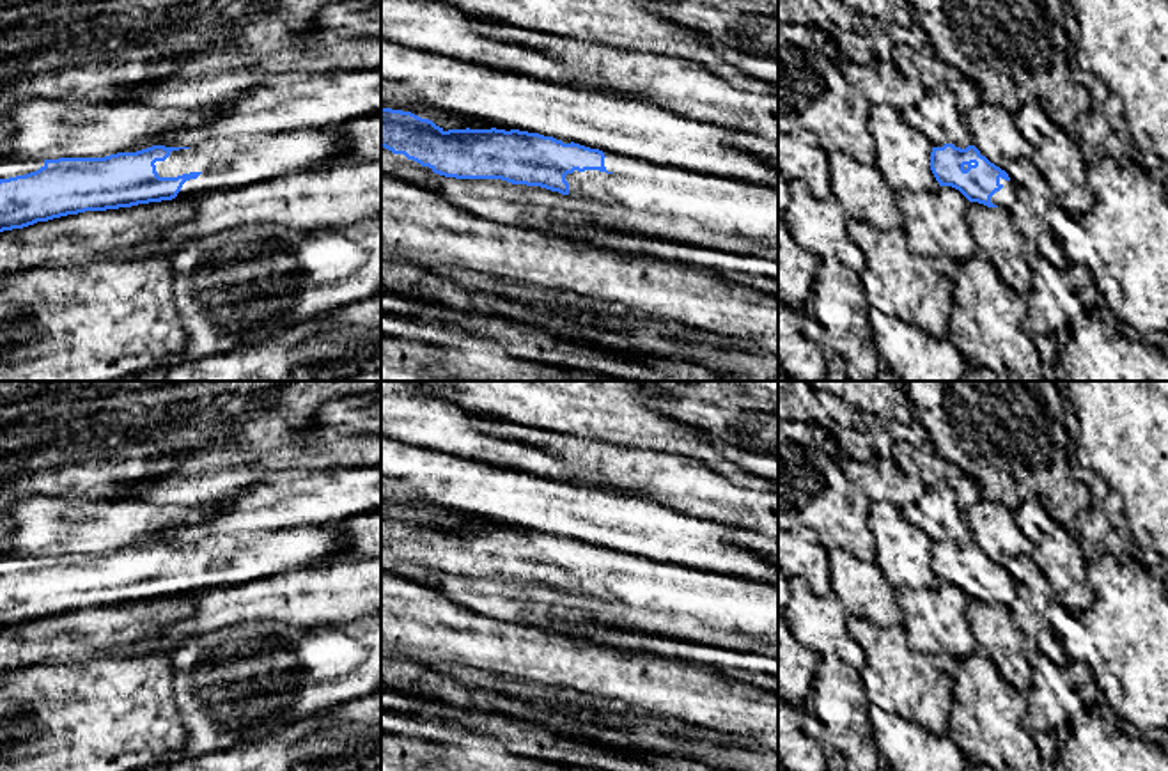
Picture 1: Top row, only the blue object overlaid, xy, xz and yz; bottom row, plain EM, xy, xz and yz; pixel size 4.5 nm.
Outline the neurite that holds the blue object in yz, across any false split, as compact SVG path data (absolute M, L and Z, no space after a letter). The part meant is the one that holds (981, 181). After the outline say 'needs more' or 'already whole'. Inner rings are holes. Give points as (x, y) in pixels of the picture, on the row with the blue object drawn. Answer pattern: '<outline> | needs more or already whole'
M975 145L932 147L931 170L939 186L959 190L969 202L1007 211L1017 202L1016 184L1008 174L982 156Z | needs more

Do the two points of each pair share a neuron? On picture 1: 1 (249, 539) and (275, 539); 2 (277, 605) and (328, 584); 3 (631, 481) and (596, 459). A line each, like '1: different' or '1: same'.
1: same
2: same
3: same

